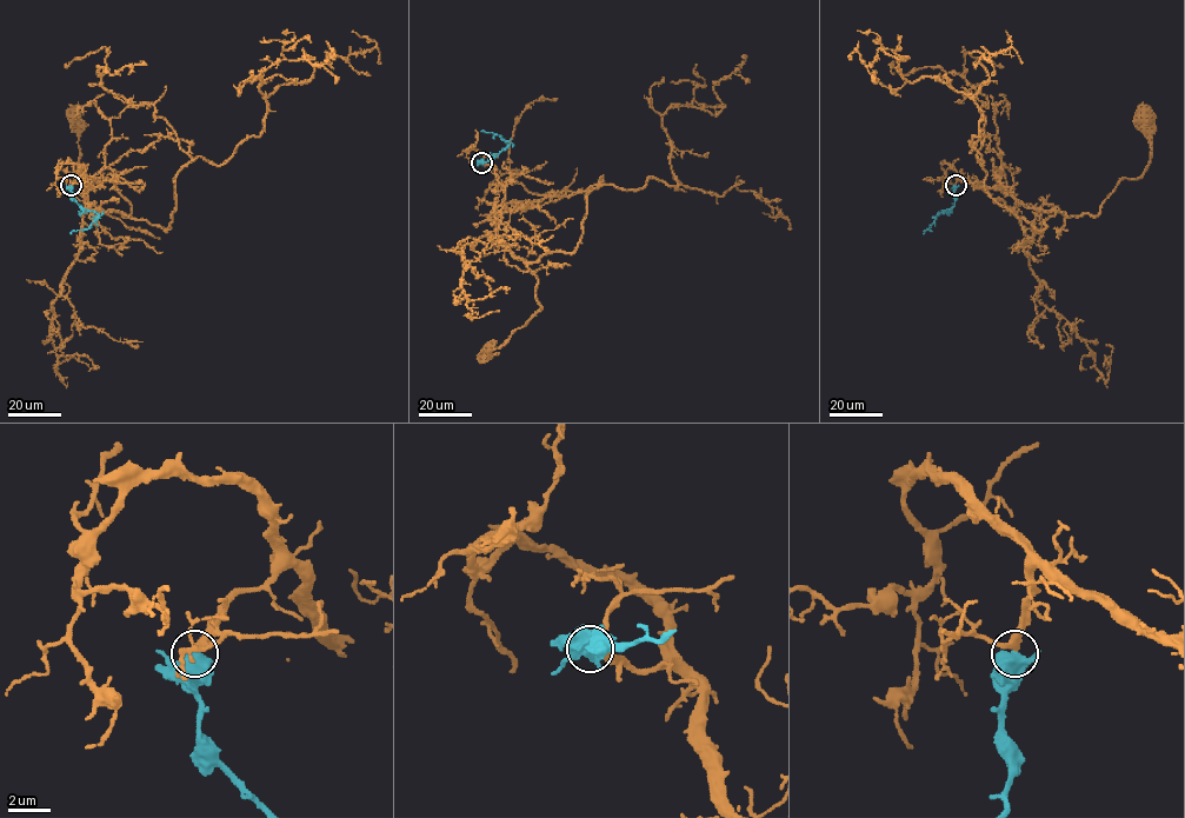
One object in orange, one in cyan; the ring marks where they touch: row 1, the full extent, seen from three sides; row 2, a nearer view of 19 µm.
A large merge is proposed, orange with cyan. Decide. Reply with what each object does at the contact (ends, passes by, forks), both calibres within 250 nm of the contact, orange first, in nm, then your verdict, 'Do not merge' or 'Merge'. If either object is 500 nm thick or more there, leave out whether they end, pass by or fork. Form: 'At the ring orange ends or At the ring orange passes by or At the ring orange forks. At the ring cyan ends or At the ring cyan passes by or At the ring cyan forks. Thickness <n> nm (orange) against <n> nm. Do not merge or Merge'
Thickness 300 nm (orange) against 800 nm. Merge

